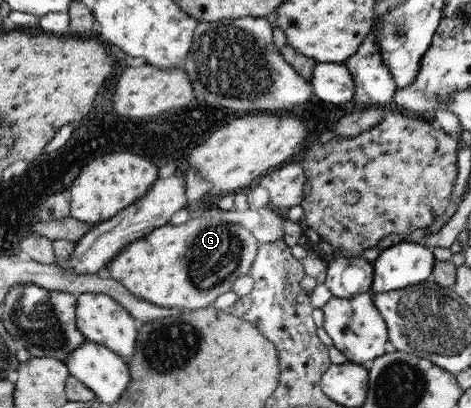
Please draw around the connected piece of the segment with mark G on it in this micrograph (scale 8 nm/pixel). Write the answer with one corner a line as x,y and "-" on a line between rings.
213,206
209,210
195,214
183,224
158,227
157,231
147,234
147,239
139,238
120,251
113,261
106,265
106,270
123,288
148,303
163,308
192,311
207,308
215,300
232,290
232,283
239,277
249,274
250,267
258,252
259,243
254,235
243,225
221,218
220,210

